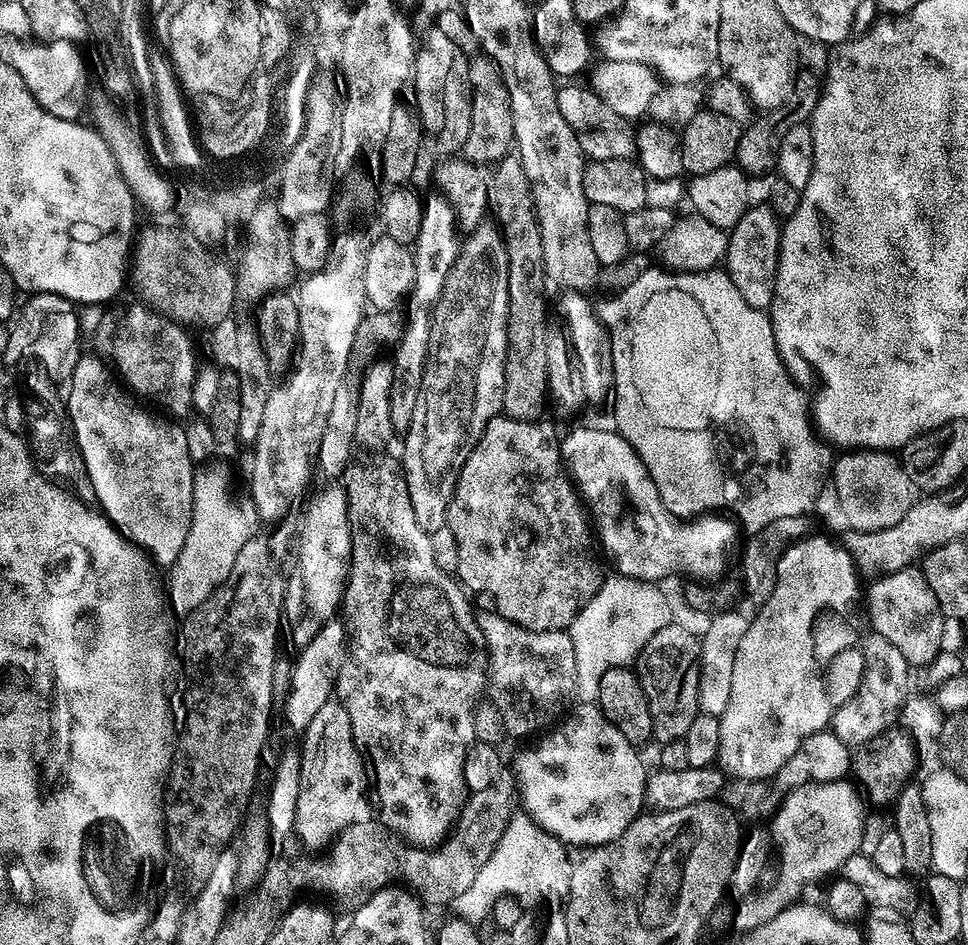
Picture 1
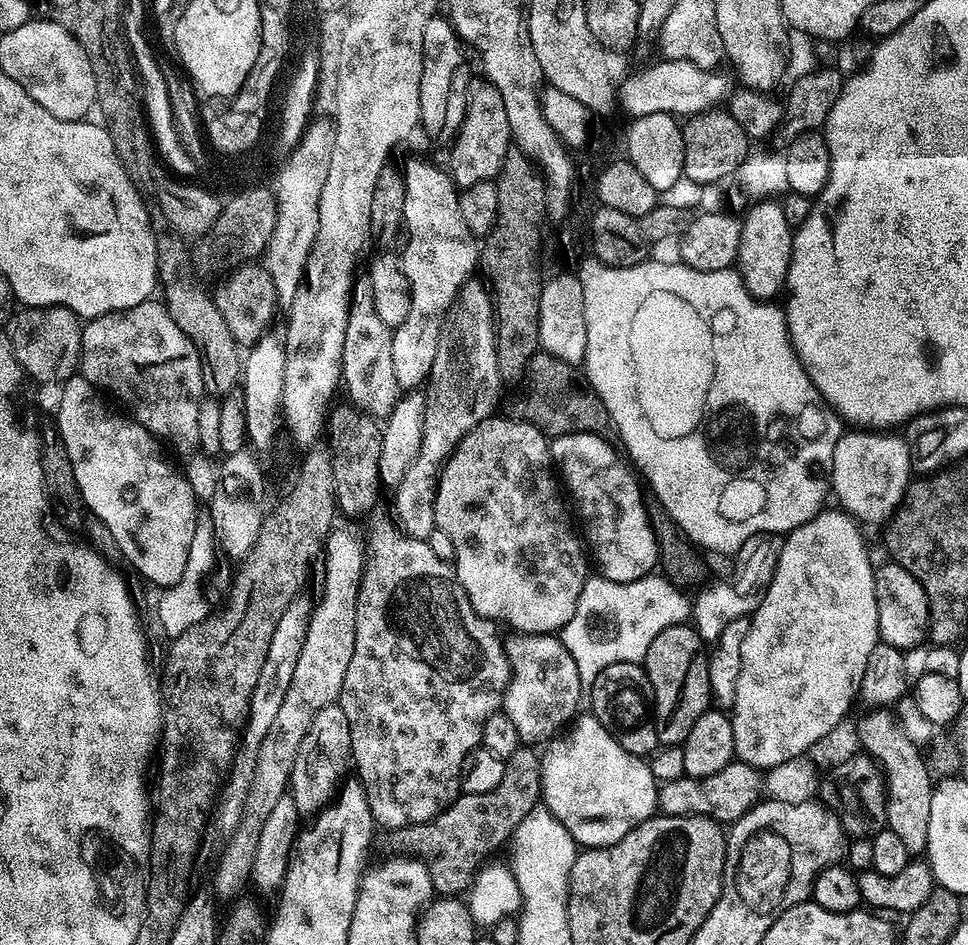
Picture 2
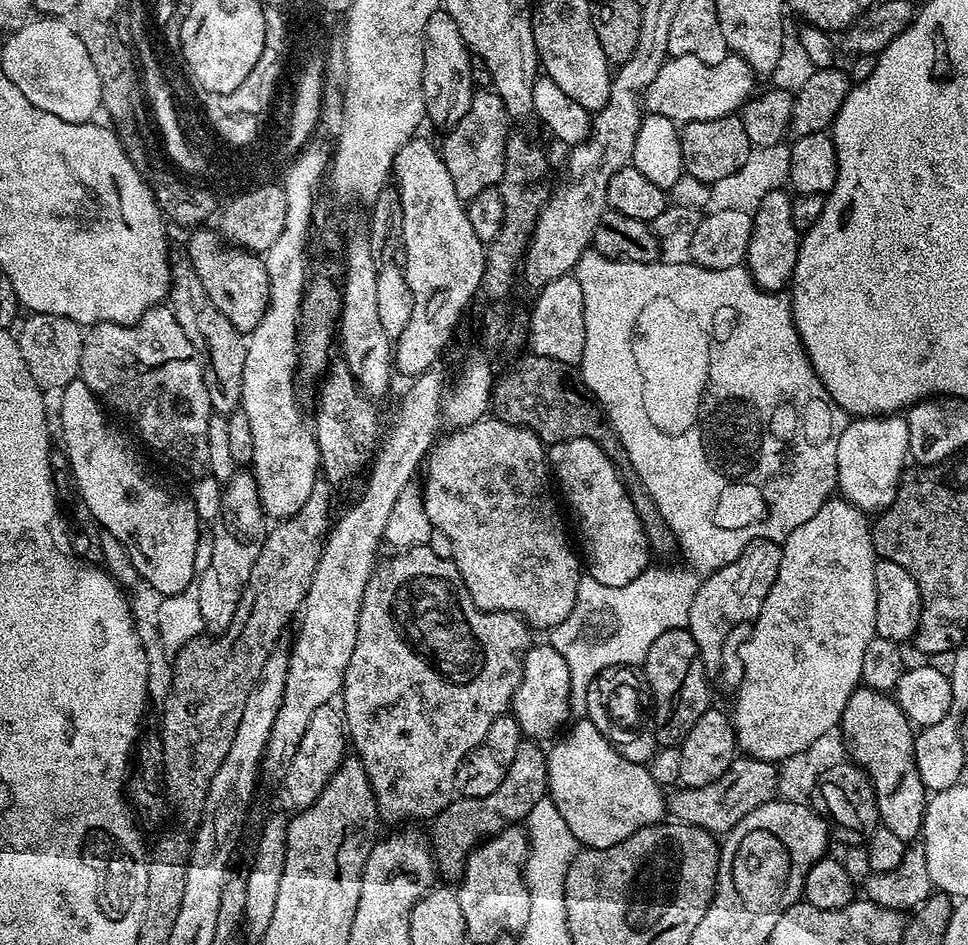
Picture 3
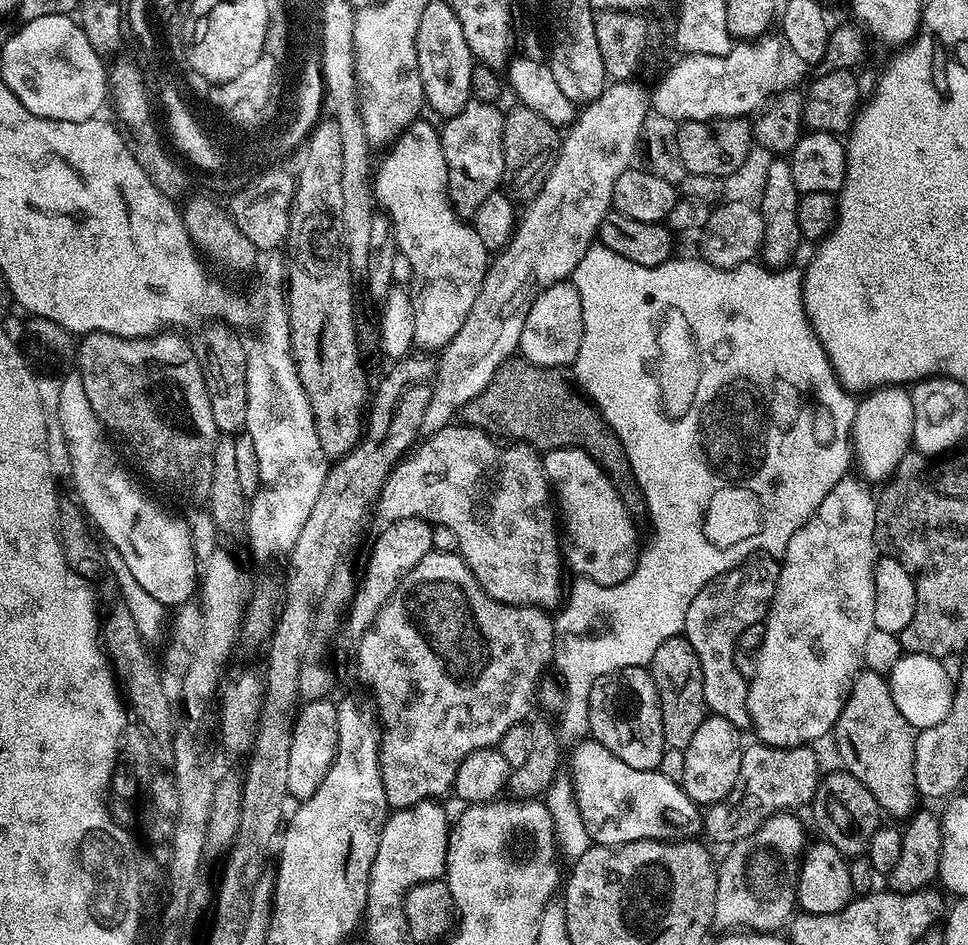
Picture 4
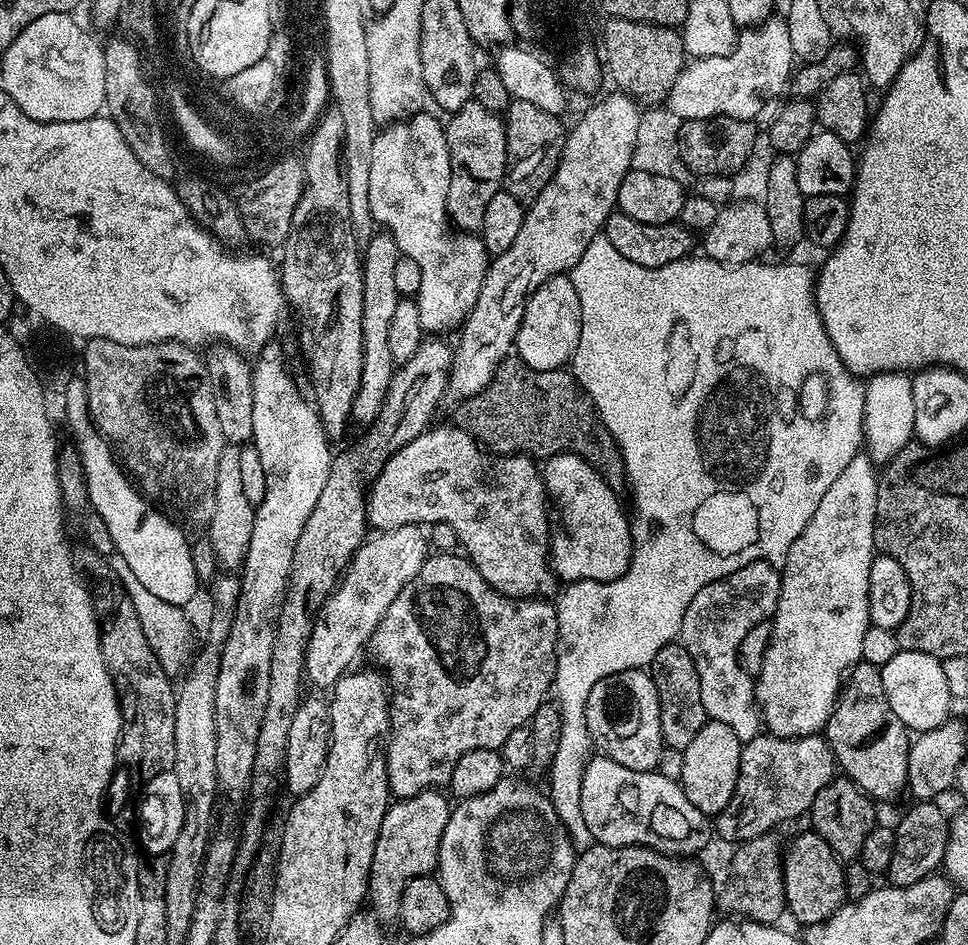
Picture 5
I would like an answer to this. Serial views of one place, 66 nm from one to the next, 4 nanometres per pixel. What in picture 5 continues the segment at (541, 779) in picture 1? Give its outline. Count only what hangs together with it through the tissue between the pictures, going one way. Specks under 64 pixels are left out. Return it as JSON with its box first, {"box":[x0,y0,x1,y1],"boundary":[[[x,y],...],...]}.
{"box":[582,754,710,858],"boundary":[[[603,754],[593,755],[584,767],[582,818],[586,818],[595,843],[615,848],[639,844],[681,858],[702,851],[708,844],[708,832],[710,836],[709,817],[686,798],[677,781],[666,778],[659,770],[635,772]]]}

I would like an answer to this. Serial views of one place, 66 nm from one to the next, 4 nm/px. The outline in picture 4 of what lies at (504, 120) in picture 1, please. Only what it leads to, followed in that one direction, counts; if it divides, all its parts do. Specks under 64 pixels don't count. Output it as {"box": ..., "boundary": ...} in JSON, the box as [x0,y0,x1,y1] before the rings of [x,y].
{"box":[439,99,504,218],"boundary":[[[470,99],[458,114],[447,117],[439,129],[442,142],[442,154],[446,158],[448,171],[448,197],[452,209],[462,217],[470,218],[490,198],[492,192],[501,187],[504,178],[504,151],[502,150],[502,130],[504,129],[504,112],[495,103]]]}

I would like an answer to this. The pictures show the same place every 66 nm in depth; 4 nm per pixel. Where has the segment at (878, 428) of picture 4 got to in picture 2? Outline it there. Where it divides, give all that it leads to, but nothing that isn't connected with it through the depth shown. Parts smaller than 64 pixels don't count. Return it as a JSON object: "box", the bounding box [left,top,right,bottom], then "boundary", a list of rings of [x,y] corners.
{"box":[831,430,912,524],"boundary":[[[852,430],[852,433],[848,434],[848,432],[843,433],[839,440],[838,444],[834,448],[834,463],[831,467],[831,491],[833,494],[833,497],[837,498],[837,500],[840,502],[839,507],[847,512],[848,515],[852,516],[852,518],[859,523],[865,524],[878,524],[881,522],[885,523],[886,521],[891,519],[891,516],[893,513],[896,512],[896,509],[900,507],[901,501],[904,499],[905,490],[908,488],[909,484],[911,483],[912,477],[910,477],[910,474],[912,475],[912,467],[911,467],[911,456],[909,454],[908,450],[908,443],[903,438],[896,438],[894,437],[896,435],[894,434],[887,434],[884,432],[869,432],[866,430]]]}

